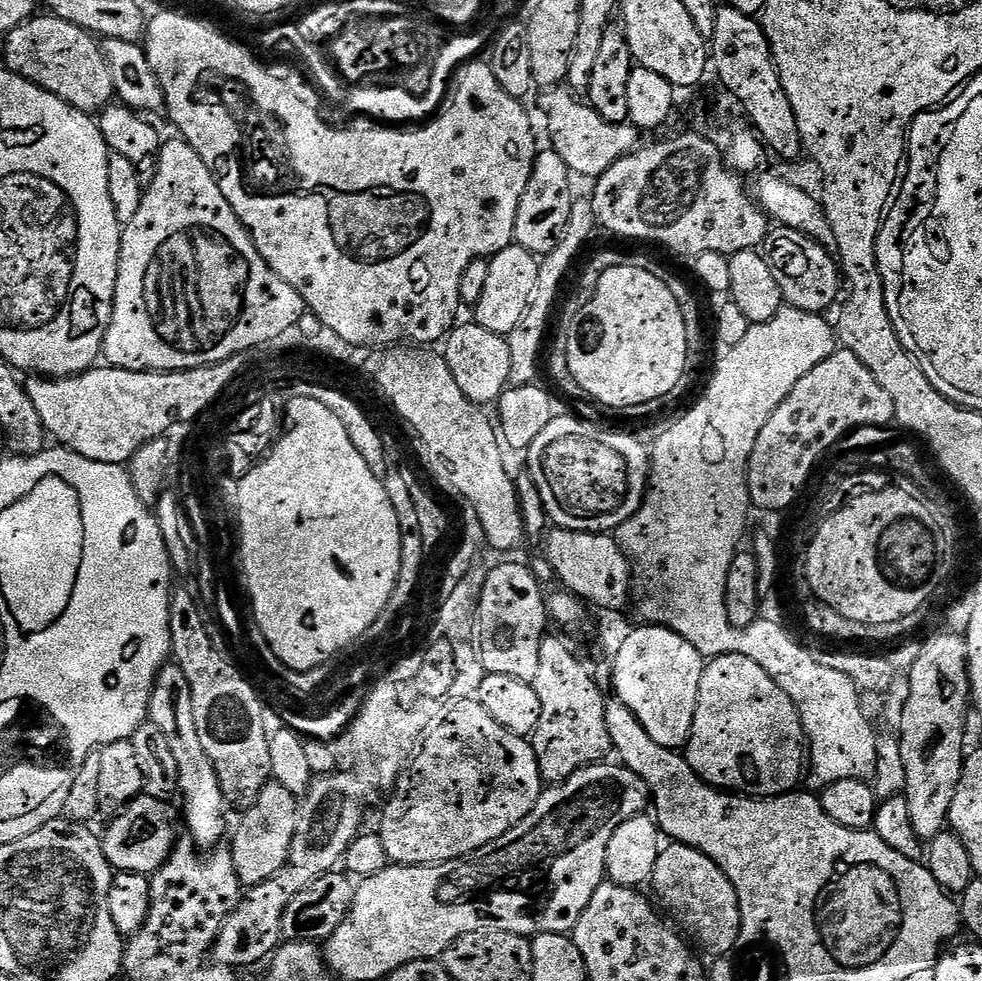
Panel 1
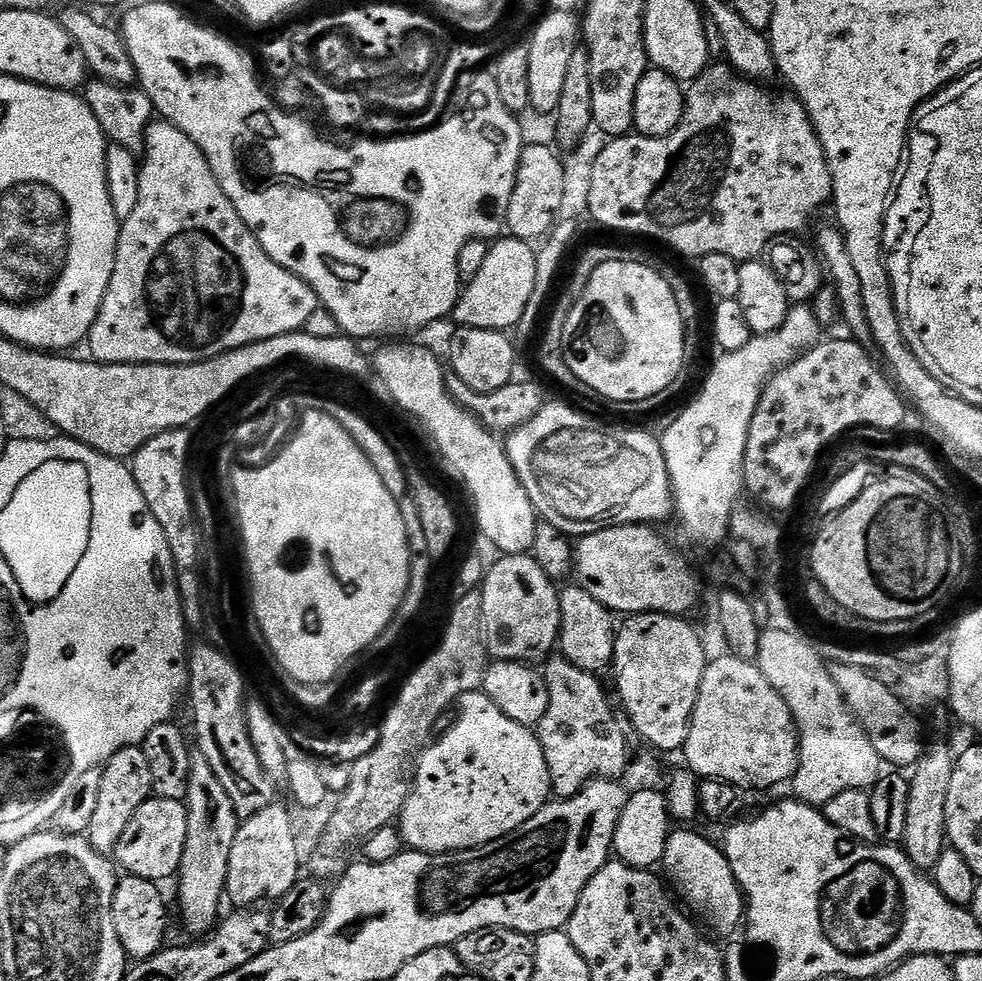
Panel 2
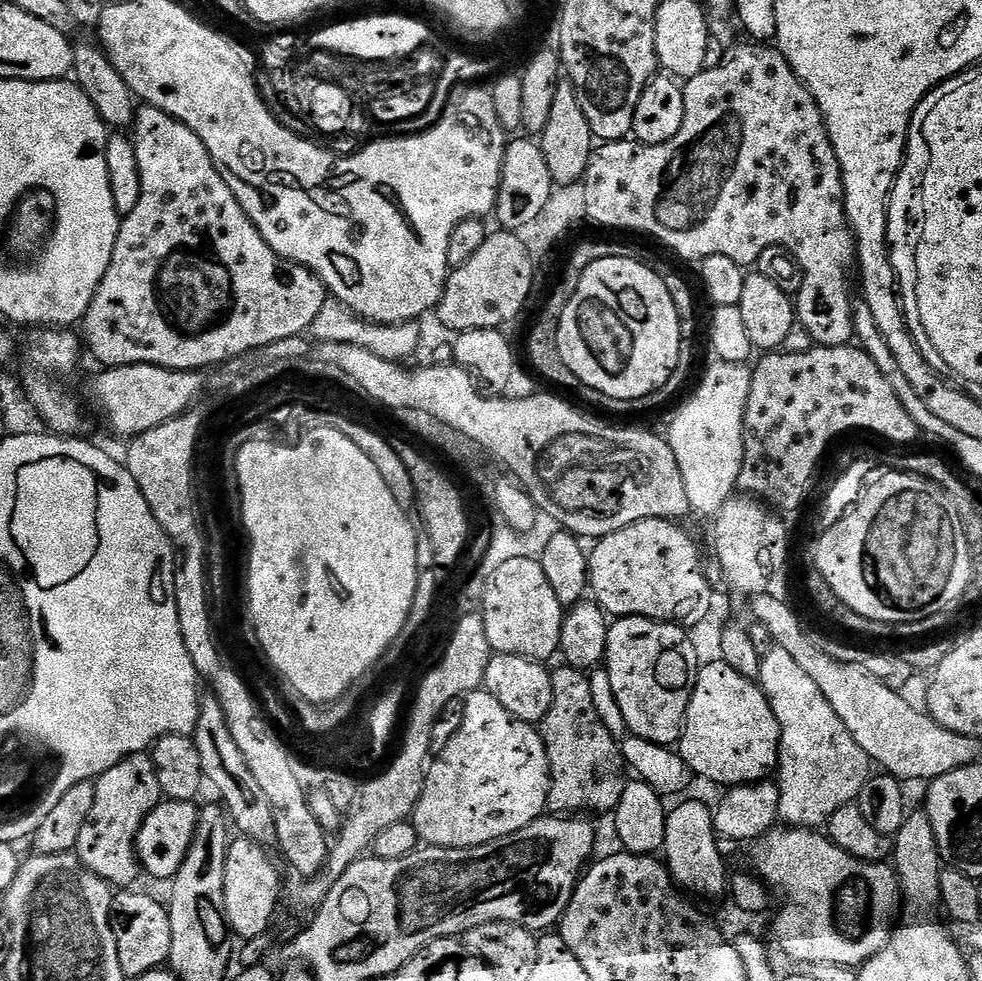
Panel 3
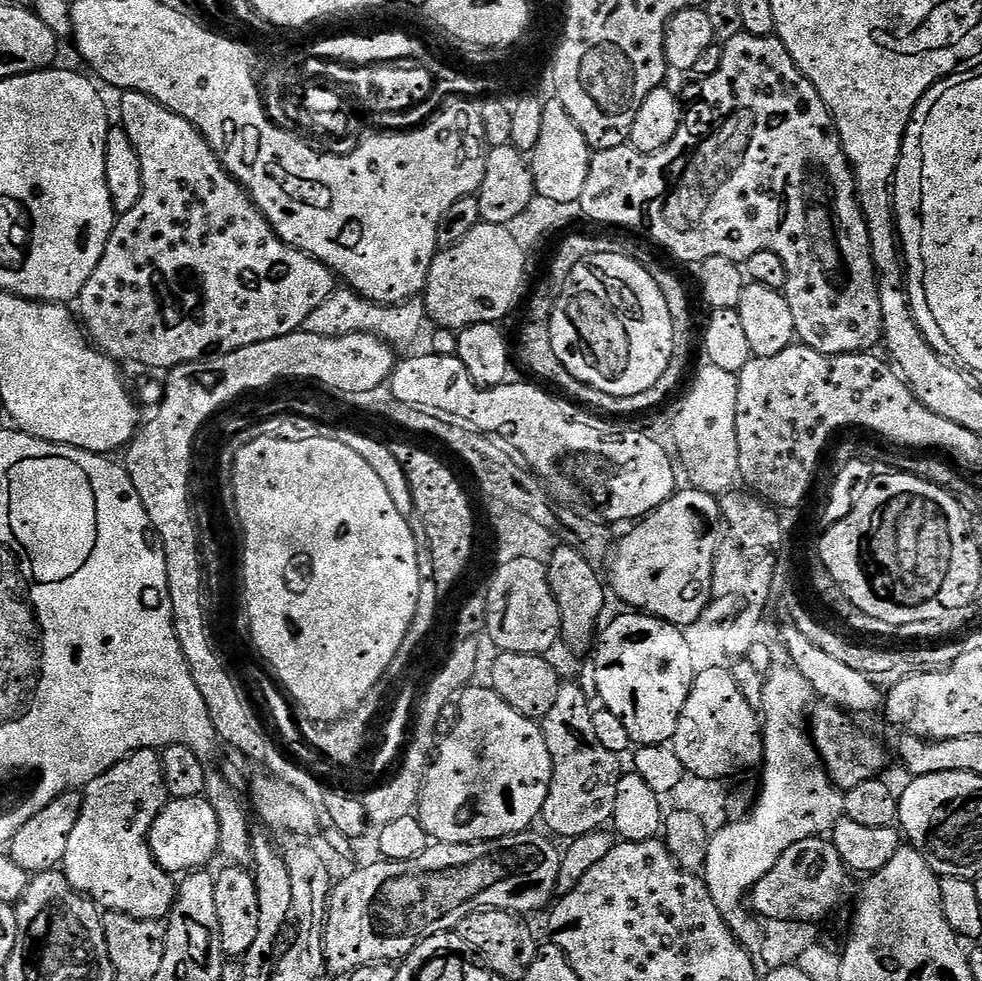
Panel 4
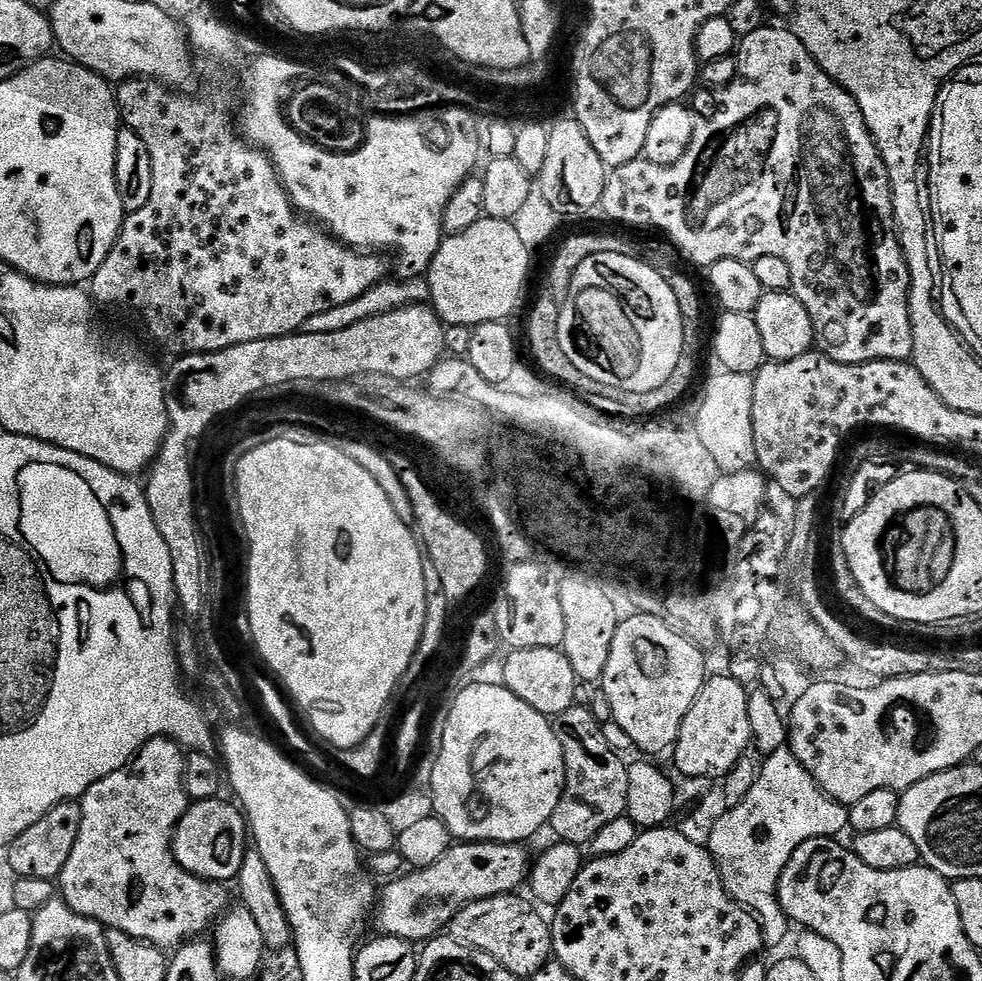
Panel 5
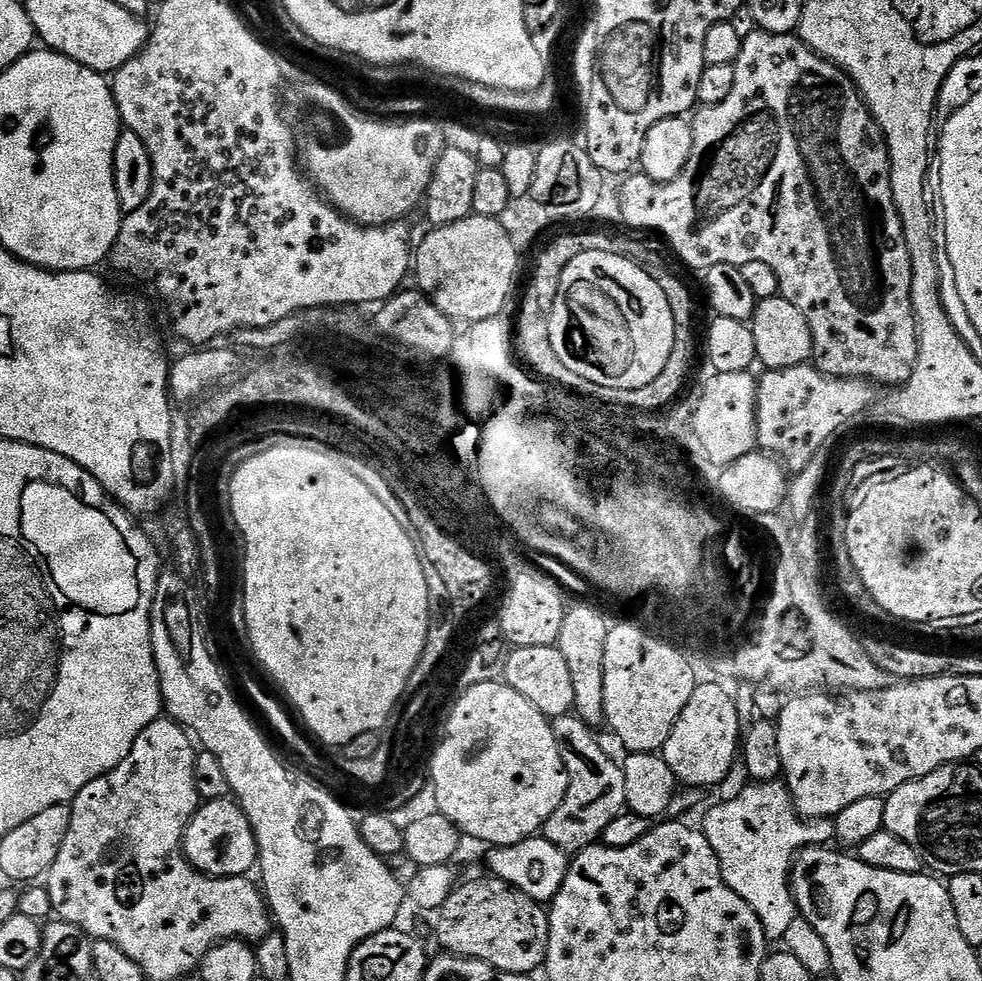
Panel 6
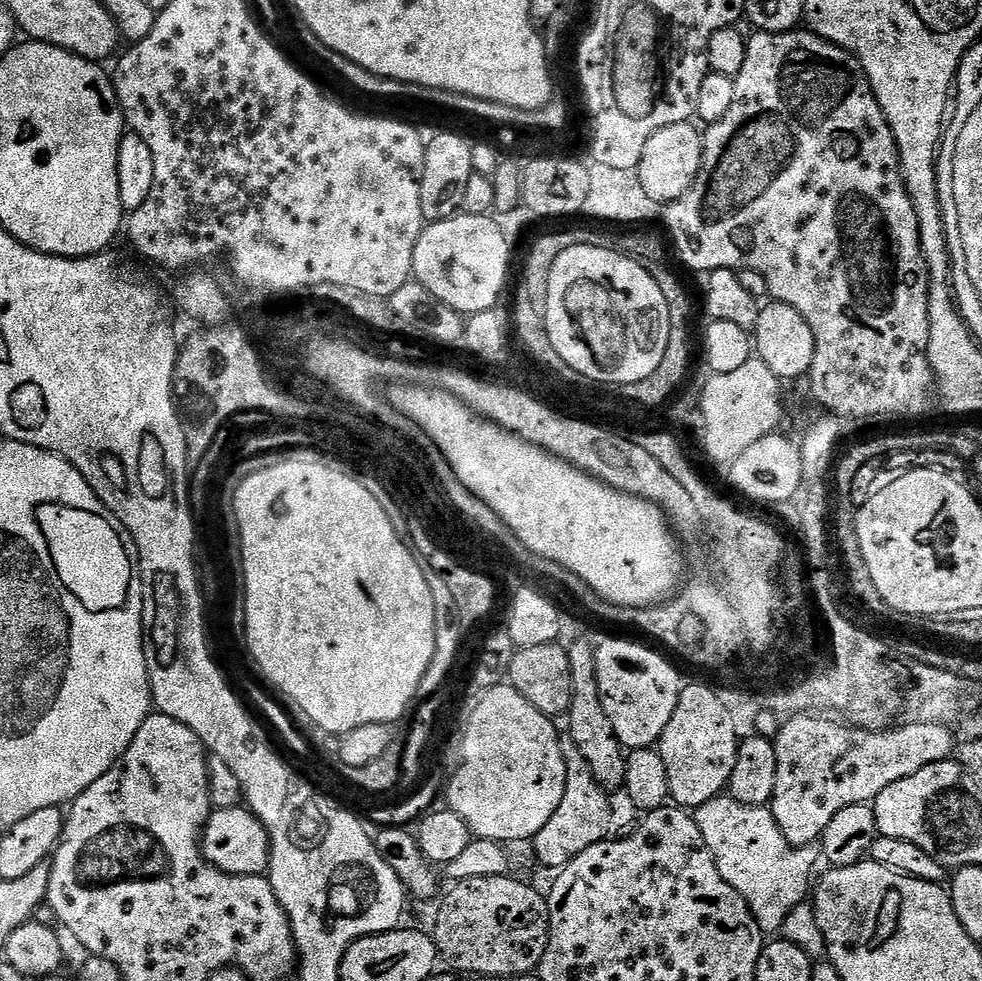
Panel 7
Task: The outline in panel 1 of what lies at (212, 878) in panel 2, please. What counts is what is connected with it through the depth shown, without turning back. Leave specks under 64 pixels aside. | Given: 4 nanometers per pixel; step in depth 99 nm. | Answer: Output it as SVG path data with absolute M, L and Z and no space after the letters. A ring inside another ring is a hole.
M175 662L165 664L156 676L151 694L149 721L162 727L165 737L169 739L169 749L177 759L179 795L184 796L184 816L192 842L204 850L221 847L229 839L238 816L237 813L232 813L233 805L223 793L214 764L199 741L190 684L186 681L185 672Z

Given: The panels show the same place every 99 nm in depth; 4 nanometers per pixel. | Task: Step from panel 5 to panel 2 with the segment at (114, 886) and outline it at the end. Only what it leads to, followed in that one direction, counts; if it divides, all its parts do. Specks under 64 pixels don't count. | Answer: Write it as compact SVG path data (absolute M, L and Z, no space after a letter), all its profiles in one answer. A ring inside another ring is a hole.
M143 747L120 748L102 768L98 806L94 809L94 818L90 818L90 826L86 833L86 839L94 846L94 850L105 854L115 853L116 843L122 838L122 830L126 830L138 806L145 804L151 796L150 766L146 763Z

